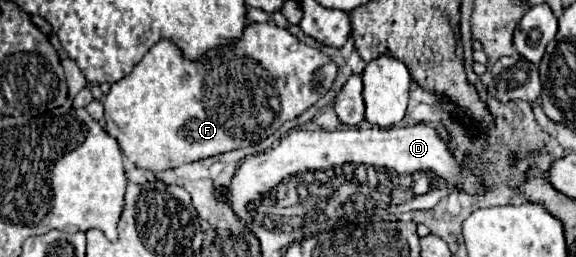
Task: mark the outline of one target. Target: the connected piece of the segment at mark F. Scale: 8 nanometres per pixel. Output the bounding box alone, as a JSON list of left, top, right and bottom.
[103,22,337,172]

